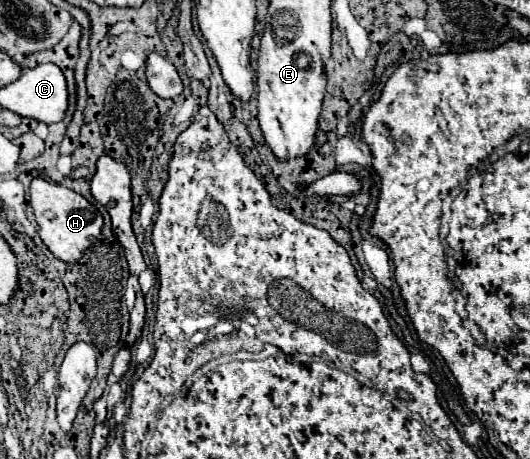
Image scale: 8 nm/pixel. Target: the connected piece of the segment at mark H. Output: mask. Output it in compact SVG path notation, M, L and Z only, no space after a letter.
M35 178L29 186L31 206L39 224L39 236L51 254L63 262L77 262L83 252L97 240L103 226L101 212L81 194L43 178Z

